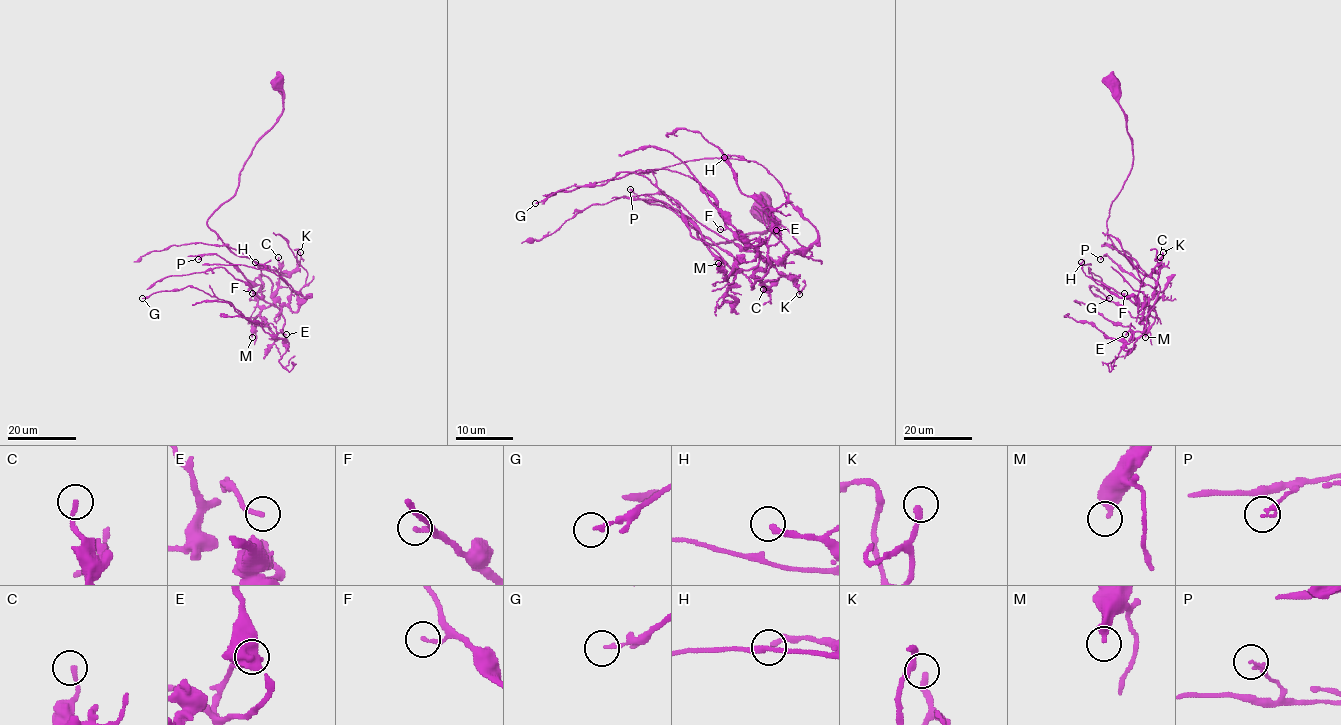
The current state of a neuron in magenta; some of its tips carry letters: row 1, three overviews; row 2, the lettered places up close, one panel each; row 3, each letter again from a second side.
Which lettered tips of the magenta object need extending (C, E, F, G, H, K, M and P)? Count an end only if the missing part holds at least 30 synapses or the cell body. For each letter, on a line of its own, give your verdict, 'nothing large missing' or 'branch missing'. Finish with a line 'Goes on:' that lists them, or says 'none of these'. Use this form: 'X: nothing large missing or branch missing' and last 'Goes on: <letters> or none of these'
C: nothing large missing
E: branch missing
F: nothing large missing
G: nothing large missing
H: nothing large missing
K: nothing large missing
M: nothing large missing
P: nothing large missing
Goes on: E

